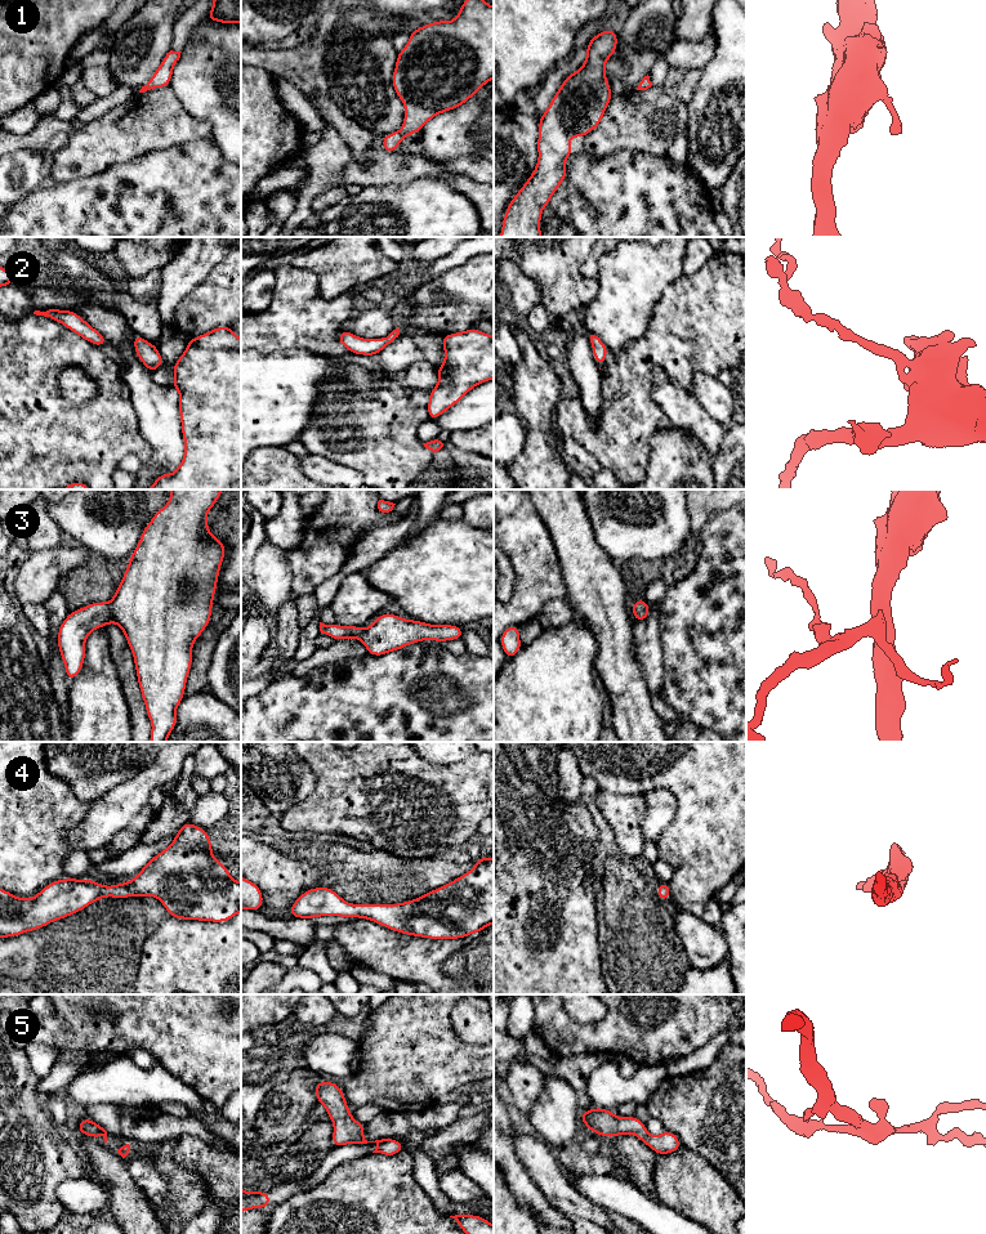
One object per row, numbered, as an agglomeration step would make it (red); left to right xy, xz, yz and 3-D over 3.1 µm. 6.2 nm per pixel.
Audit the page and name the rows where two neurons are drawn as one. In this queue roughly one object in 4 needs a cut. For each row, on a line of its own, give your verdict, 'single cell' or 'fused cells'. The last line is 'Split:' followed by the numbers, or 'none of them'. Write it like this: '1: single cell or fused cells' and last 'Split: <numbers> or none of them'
1: single cell
2: single cell
3: single cell
4: single cell
5: single cell
Split: none of them

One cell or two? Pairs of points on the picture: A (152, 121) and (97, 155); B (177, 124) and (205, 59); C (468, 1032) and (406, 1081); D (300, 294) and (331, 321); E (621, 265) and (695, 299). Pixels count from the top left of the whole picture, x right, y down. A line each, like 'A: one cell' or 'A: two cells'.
A: one cell
B: two cells
C: two cells
D: one cell
E: two cells

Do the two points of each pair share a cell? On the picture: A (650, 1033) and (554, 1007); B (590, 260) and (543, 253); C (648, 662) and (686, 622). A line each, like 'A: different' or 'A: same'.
A: same
B: different
C: different

